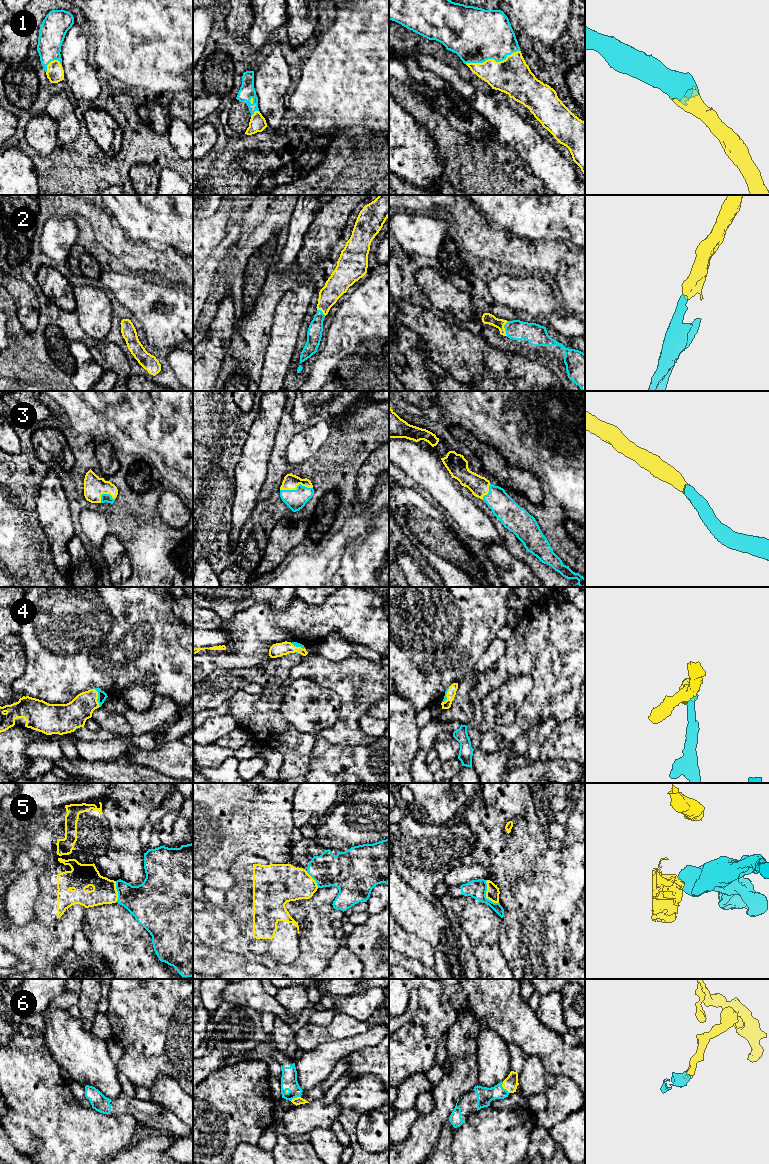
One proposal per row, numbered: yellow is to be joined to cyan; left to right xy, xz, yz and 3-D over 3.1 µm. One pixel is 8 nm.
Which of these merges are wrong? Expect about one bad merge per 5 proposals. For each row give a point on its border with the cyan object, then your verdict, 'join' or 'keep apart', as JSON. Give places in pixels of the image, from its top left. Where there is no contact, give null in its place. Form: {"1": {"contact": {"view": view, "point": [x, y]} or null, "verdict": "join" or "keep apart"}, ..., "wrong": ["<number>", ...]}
{"1": {"contact": {"view": "yz", "point": [492, 58]}, "verdict": "join"}, "2": {"contact": {"view": "yz", "point": [504, 327]}, "verdict": "join"}, "3": {"contact": {"view": "xz", "point": [297, 488]}, "verdict": "join"}, "4": {"contact": {"view": "xy", "point": [98, 697]}, "verdict": "join"}, "5": {"contact": {"view": "yz", "point": [485, 895]}, "verdict": "keep apart"}, "6": {"contact": {"view": "yz", "point": [503, 1088]}, "verdict": "join"}, "wrong": ["5"]}

